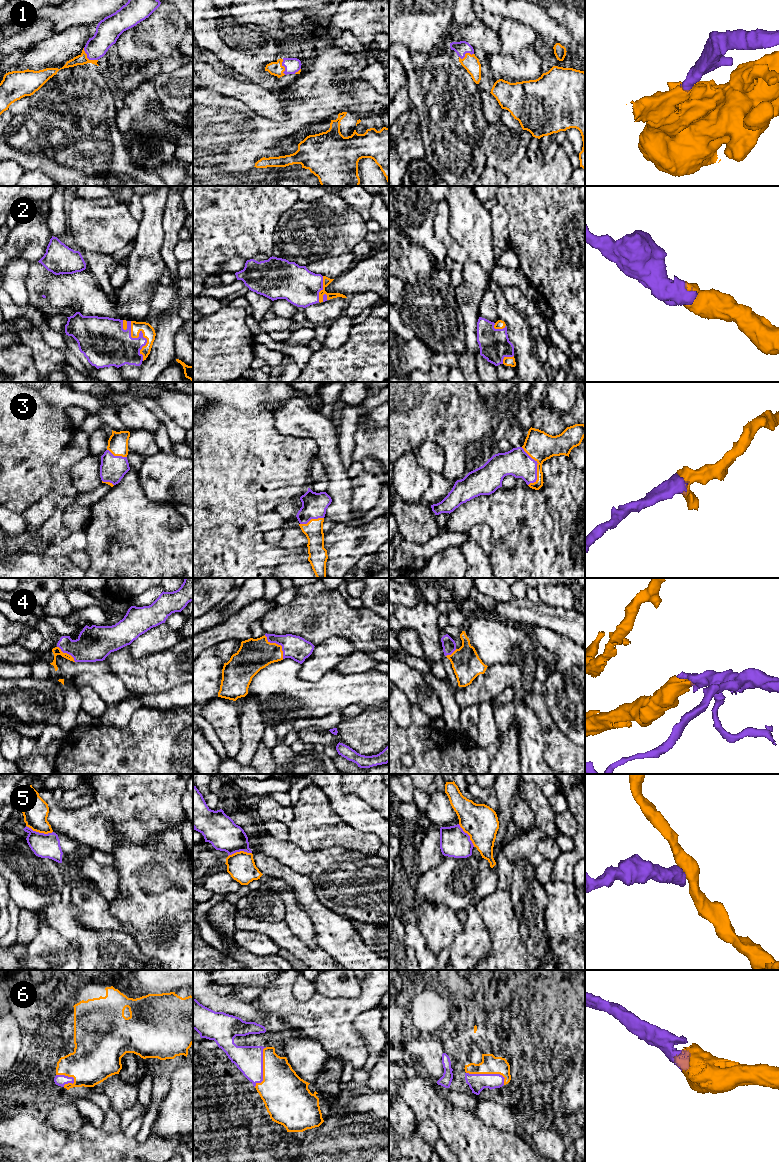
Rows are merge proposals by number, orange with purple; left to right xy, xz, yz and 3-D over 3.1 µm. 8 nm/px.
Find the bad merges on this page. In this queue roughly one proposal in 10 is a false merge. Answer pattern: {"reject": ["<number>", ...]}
{"reject": ["5"]}

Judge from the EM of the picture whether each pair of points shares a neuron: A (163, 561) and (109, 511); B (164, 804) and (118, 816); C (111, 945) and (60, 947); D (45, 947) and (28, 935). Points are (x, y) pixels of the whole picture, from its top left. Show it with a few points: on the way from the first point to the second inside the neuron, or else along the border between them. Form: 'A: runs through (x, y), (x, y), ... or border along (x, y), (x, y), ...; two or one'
A: runs through (150, 552), (122, 524); one
B: runs through (153, 804), (129, 805); one
C: border along (59, 931), (68, 940); two
D: border along (36, 915), (38, 920), (37, 934), (25, 946); two

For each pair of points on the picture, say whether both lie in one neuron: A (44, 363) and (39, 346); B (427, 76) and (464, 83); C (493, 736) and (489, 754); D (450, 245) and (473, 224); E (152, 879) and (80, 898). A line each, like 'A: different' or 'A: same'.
A: same
B: same
C: different
D: different
E: different

